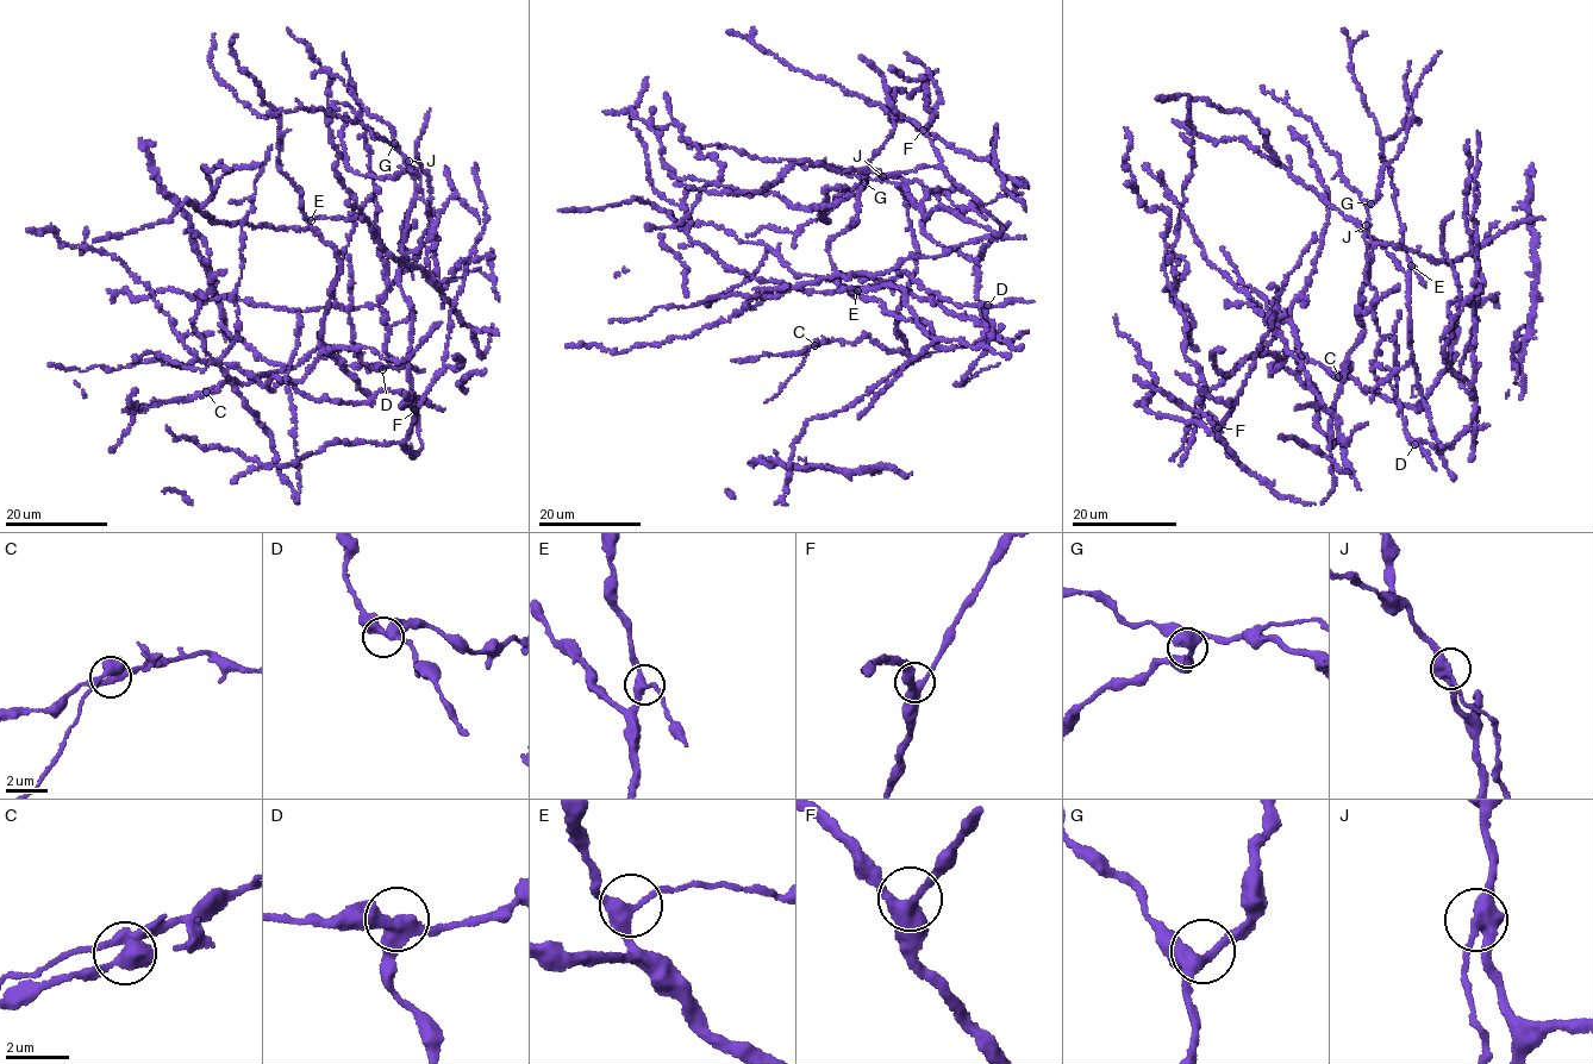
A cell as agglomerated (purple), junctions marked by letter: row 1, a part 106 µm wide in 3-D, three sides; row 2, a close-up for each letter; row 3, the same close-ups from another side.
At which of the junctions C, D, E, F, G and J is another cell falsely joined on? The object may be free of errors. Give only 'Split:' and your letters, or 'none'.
Split: J

